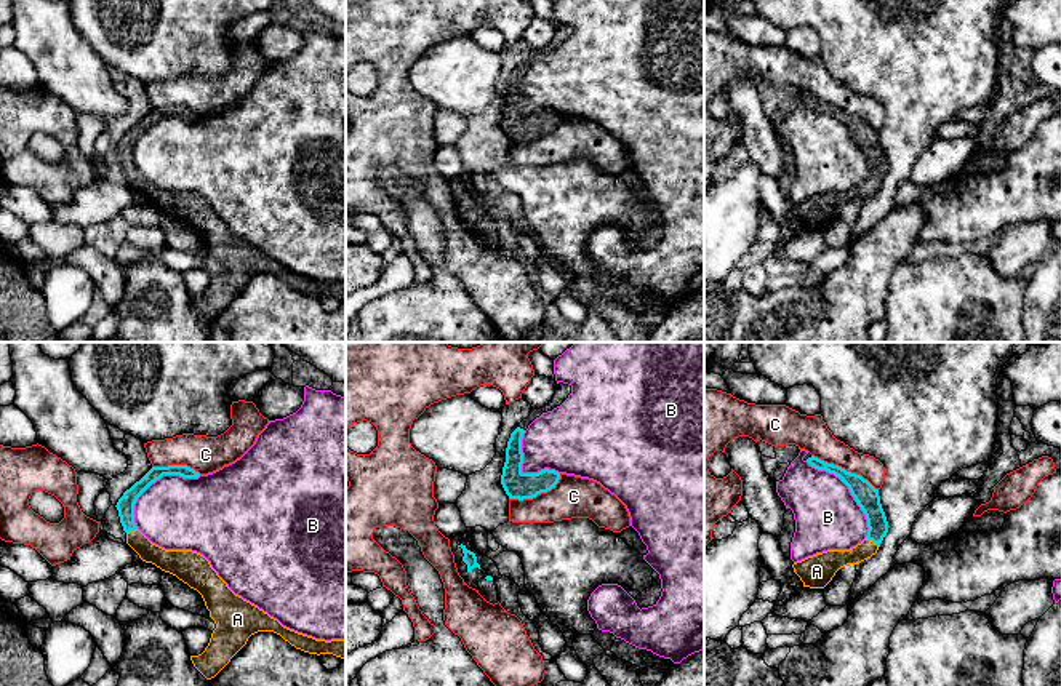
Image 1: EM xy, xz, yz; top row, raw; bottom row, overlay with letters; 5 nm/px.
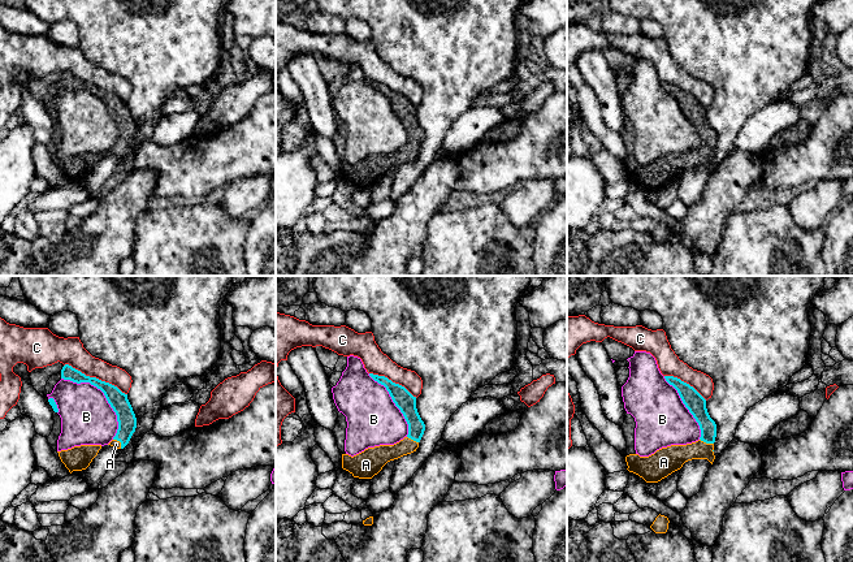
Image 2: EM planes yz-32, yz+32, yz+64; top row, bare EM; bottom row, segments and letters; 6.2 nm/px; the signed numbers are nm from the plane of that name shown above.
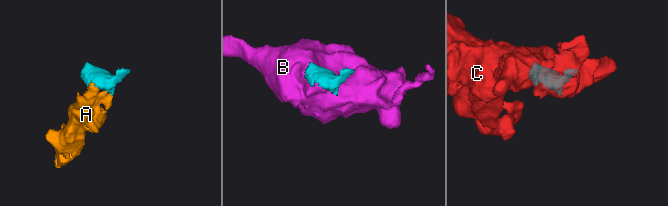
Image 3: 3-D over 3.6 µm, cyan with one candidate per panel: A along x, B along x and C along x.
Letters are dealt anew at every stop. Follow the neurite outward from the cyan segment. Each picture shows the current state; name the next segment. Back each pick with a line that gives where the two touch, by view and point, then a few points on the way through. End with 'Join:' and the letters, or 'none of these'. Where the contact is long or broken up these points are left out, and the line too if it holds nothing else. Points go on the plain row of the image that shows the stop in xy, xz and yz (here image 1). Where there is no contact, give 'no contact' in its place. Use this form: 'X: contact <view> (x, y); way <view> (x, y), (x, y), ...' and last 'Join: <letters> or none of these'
A: contact yz (872, 183)
Join: A

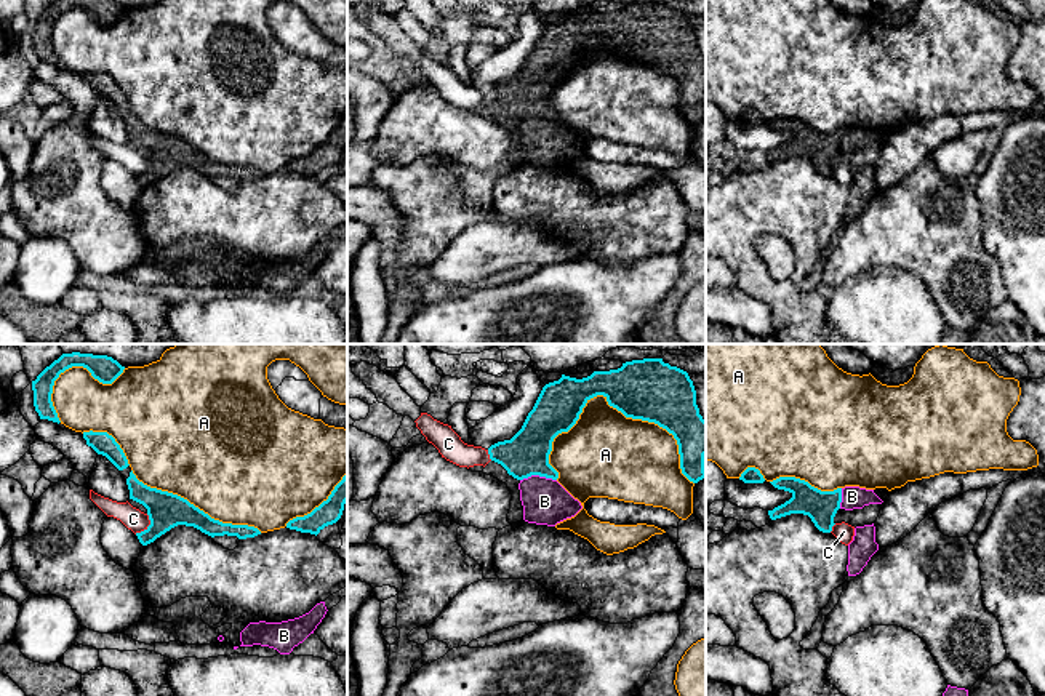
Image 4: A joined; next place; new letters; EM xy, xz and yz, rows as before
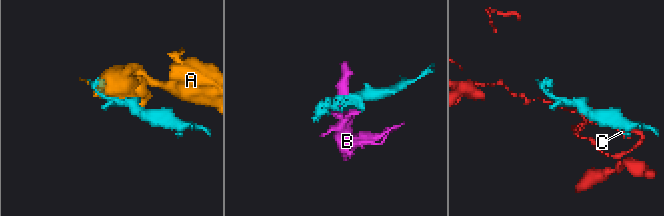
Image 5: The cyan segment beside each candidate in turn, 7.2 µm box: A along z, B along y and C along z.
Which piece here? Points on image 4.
B: contact xz (538, 116); way xz (527, 95), (530, 108), (538, 116), (538, 130), (544, 143)
Join: B

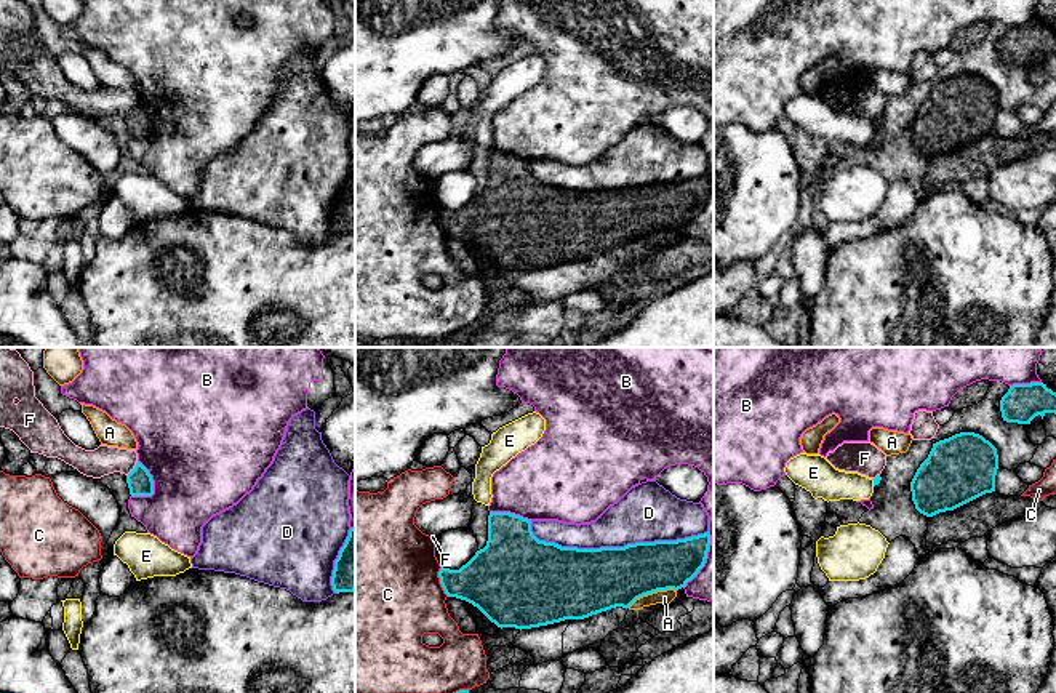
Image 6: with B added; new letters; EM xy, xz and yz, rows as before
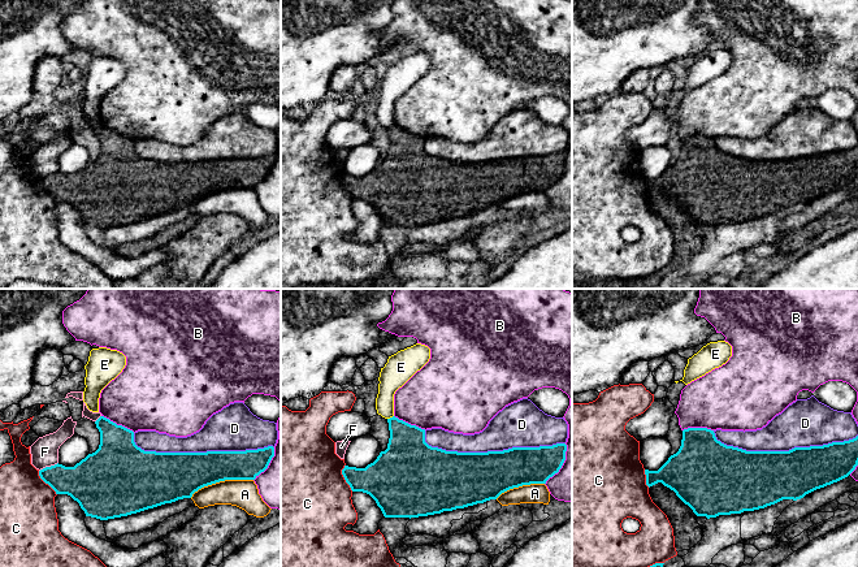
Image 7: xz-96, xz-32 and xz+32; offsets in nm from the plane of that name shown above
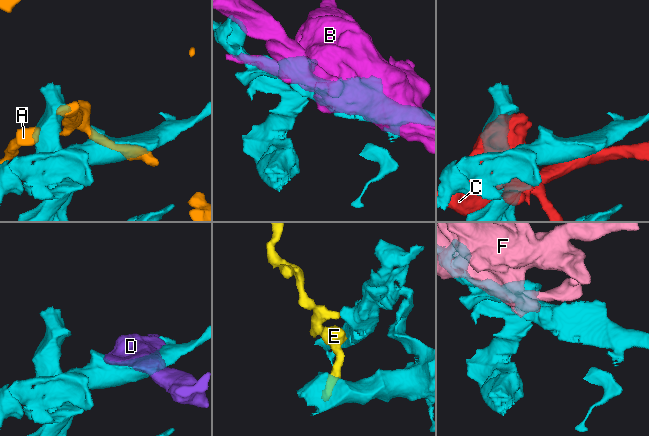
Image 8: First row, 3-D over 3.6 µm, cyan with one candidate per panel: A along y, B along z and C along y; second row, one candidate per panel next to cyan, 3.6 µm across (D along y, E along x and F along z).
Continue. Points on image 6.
Join: none of these

